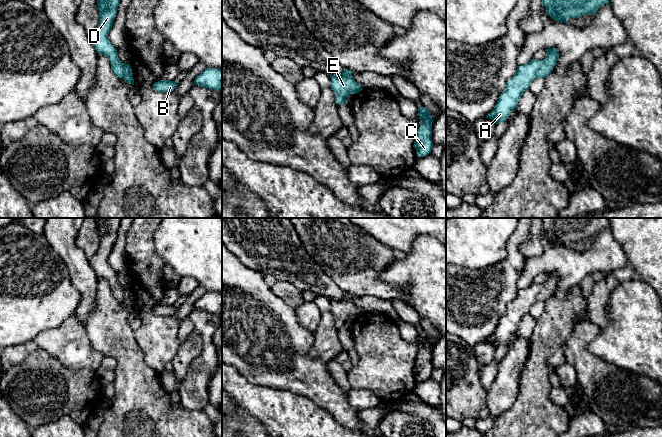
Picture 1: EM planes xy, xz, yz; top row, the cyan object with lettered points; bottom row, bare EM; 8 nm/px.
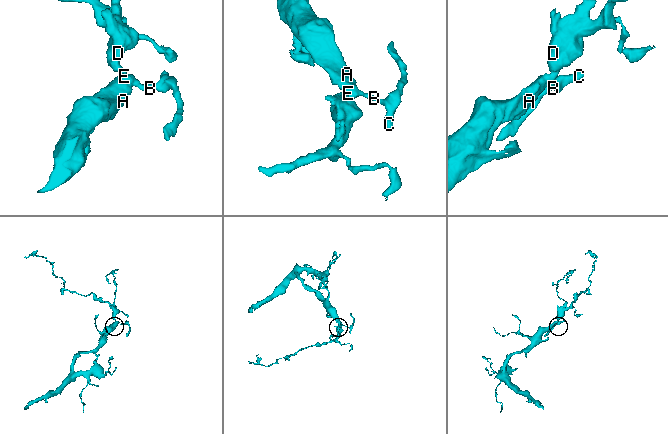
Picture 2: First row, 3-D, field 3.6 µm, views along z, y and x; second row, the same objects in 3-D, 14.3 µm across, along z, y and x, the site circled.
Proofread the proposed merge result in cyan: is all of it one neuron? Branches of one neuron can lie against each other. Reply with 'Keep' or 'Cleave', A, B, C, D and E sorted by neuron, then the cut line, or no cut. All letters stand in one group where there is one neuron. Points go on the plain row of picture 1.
Keep. Groups: A B C D E. No split

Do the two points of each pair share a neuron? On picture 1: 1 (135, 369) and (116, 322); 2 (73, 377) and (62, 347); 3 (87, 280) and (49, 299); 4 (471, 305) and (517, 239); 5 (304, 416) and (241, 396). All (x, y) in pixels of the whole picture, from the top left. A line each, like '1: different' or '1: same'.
1: same
2: different
3: different
4: same
5: same

